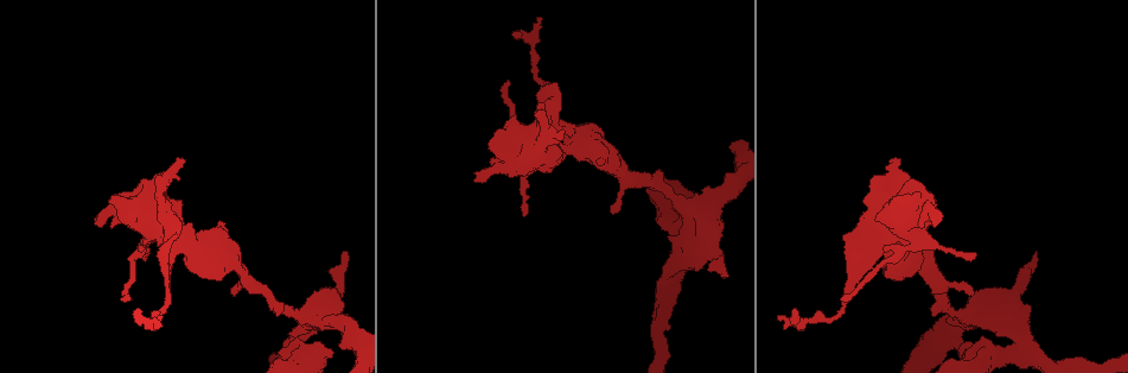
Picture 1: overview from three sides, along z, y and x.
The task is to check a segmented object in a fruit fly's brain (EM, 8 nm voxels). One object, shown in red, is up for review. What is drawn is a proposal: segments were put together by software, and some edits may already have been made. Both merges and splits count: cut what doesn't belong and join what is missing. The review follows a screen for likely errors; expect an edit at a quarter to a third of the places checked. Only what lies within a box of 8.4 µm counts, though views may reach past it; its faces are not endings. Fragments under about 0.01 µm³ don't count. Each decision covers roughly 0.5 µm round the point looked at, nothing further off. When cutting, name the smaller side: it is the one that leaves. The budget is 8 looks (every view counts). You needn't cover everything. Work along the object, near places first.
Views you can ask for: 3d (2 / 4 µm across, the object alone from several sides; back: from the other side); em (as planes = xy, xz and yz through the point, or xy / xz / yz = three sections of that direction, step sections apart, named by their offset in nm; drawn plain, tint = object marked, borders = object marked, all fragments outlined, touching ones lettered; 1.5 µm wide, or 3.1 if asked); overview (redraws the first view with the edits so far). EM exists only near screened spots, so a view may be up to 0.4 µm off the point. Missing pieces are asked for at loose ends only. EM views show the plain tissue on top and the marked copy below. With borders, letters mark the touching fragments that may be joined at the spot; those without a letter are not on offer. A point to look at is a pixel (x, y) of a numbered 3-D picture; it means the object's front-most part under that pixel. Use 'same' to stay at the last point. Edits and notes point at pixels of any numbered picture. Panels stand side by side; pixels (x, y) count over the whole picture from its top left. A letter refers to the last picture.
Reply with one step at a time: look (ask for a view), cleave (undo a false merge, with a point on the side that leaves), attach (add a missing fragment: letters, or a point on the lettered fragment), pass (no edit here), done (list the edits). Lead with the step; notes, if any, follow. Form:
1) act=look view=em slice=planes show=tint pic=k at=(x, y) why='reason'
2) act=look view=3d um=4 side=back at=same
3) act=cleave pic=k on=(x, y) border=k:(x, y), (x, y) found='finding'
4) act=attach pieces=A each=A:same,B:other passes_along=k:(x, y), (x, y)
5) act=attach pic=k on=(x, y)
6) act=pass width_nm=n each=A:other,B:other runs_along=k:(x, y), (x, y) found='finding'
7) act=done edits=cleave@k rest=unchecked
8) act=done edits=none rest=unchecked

act=look view=3d um=4 pic=1 at=(727, 275) why='branch stops here'

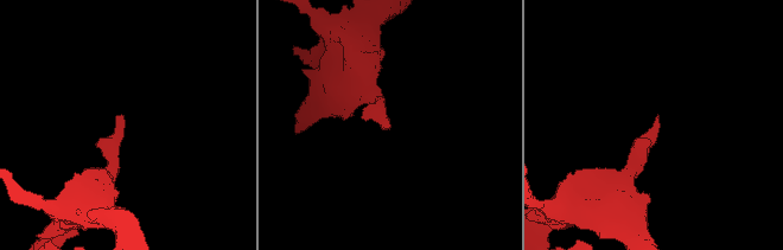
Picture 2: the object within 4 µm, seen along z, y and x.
act=look view=em slice=planes show=borders pic=2 at=(657, 114) why='shape alone is not enough'

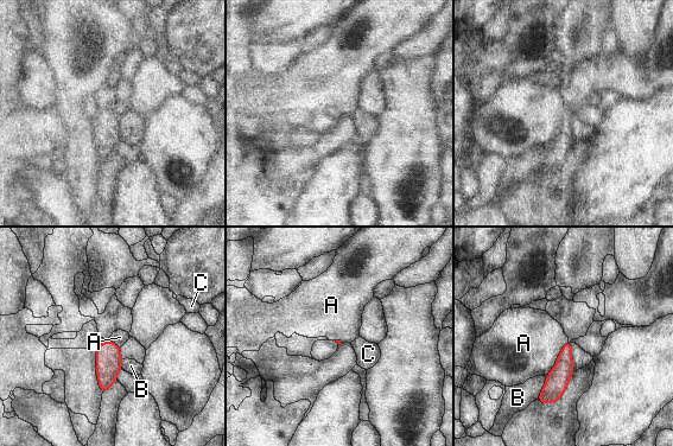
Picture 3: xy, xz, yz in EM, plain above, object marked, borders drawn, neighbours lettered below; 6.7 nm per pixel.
act=pass each=A:other,B:other,C:other found='none of them fits'

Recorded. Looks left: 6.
act=look view=em slice=xz step=4 show=tint pic=1 at=(898, 178) why='thick turns thin'

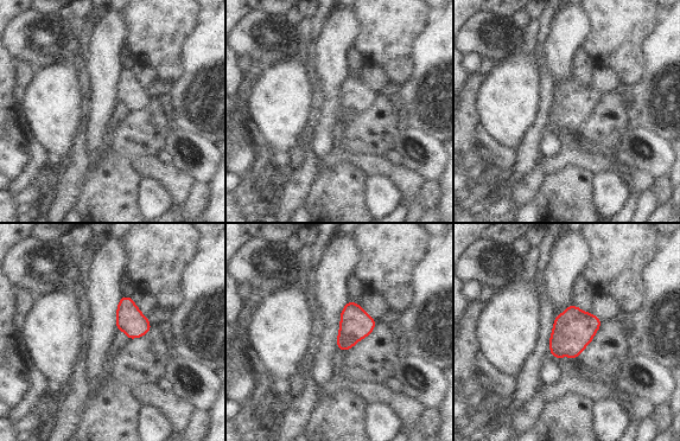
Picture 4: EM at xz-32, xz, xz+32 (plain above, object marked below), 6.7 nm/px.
act=look view=em slice=xz step=4 show=borders at=same why='what lies round it'

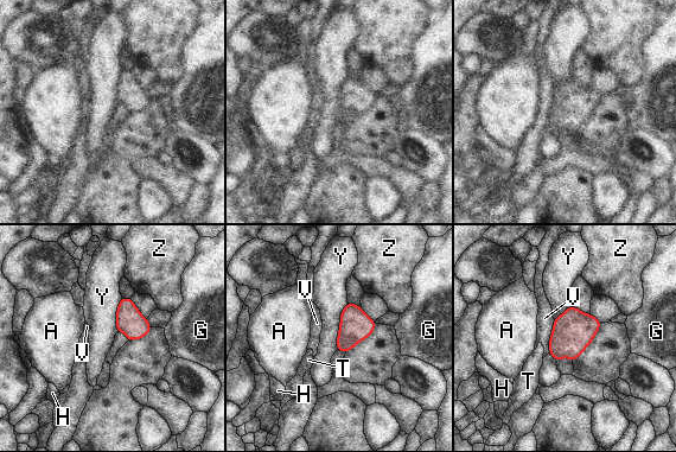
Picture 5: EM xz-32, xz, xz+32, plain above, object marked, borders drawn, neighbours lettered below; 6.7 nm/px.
act=pass longest_contact=Y:340nm each=A:other,G:other,H:other,T:other,V:other,Y:other,Z:other border=5:(348, 303), (342, 311), (336, 350) found='all the same cell'

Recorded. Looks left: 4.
act=look view=3d um=2 pic=1 at=(792, 310) why='tapers out'

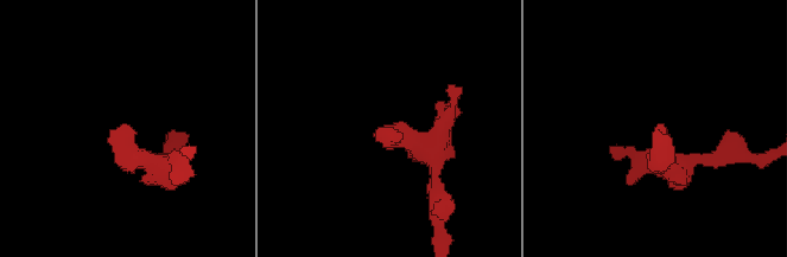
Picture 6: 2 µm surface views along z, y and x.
act=look view=em slice=xz step=4 show=borders pic=6 at=(659, 126) why='need the tissue'

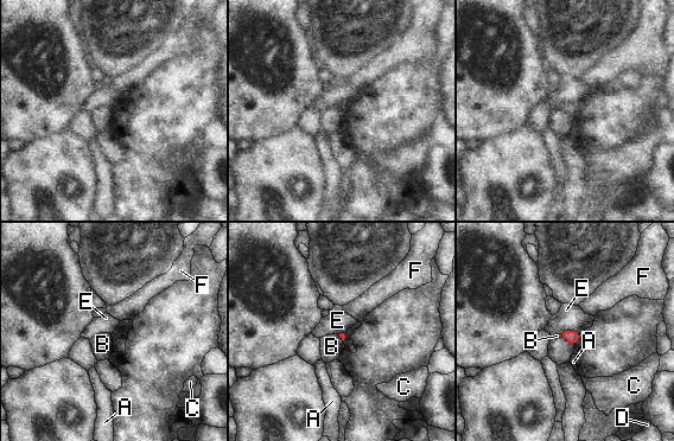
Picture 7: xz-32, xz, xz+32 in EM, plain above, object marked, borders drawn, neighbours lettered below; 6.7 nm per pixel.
act=pass each=A:other,B:other,C:other,D:other,E:other,F:other found='none of them fits'

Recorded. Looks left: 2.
act=done edits=none rest=unchecked

